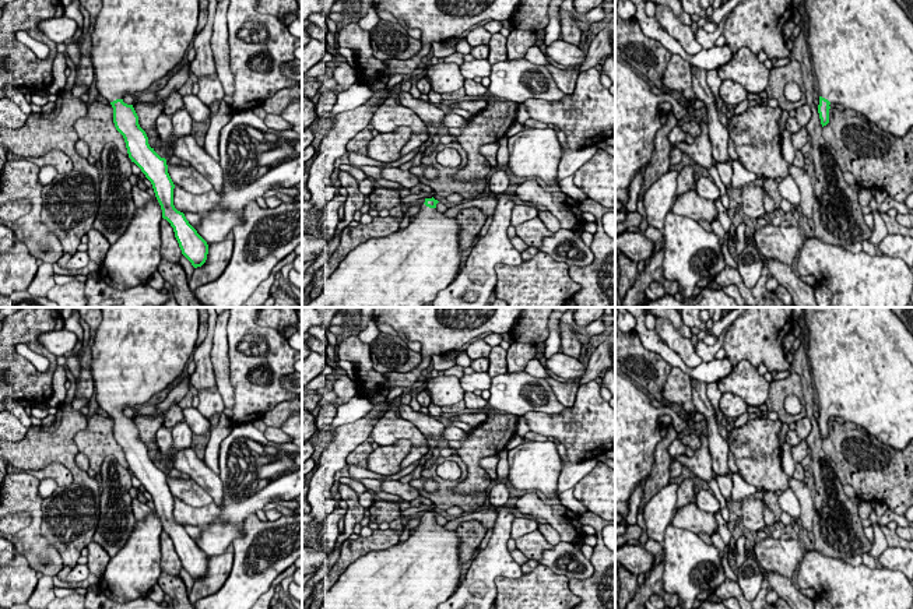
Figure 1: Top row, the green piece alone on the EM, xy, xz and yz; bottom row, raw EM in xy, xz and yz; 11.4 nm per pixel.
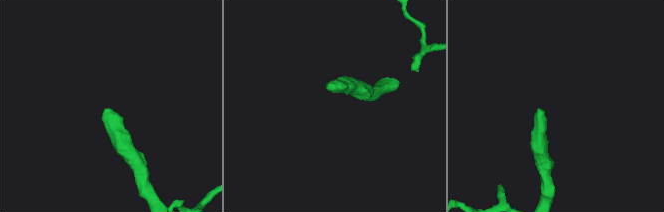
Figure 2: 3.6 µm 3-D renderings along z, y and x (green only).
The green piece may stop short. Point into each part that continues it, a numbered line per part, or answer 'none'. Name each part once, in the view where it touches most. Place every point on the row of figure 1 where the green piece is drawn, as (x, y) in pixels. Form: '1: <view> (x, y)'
1: xy (134, 42)

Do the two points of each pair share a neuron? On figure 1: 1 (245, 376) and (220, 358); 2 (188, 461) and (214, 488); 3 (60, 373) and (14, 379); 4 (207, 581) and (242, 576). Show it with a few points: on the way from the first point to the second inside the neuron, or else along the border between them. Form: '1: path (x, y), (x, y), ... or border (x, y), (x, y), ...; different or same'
1: border (227, 333), (228, 379), (234, 397); different
2: path (195, 468), (207, 481); same
3: border (58, 365), (53, 373), (53, 394), (46, 402); different
4: border (234, 553), (229, 576), (211, 594); different

